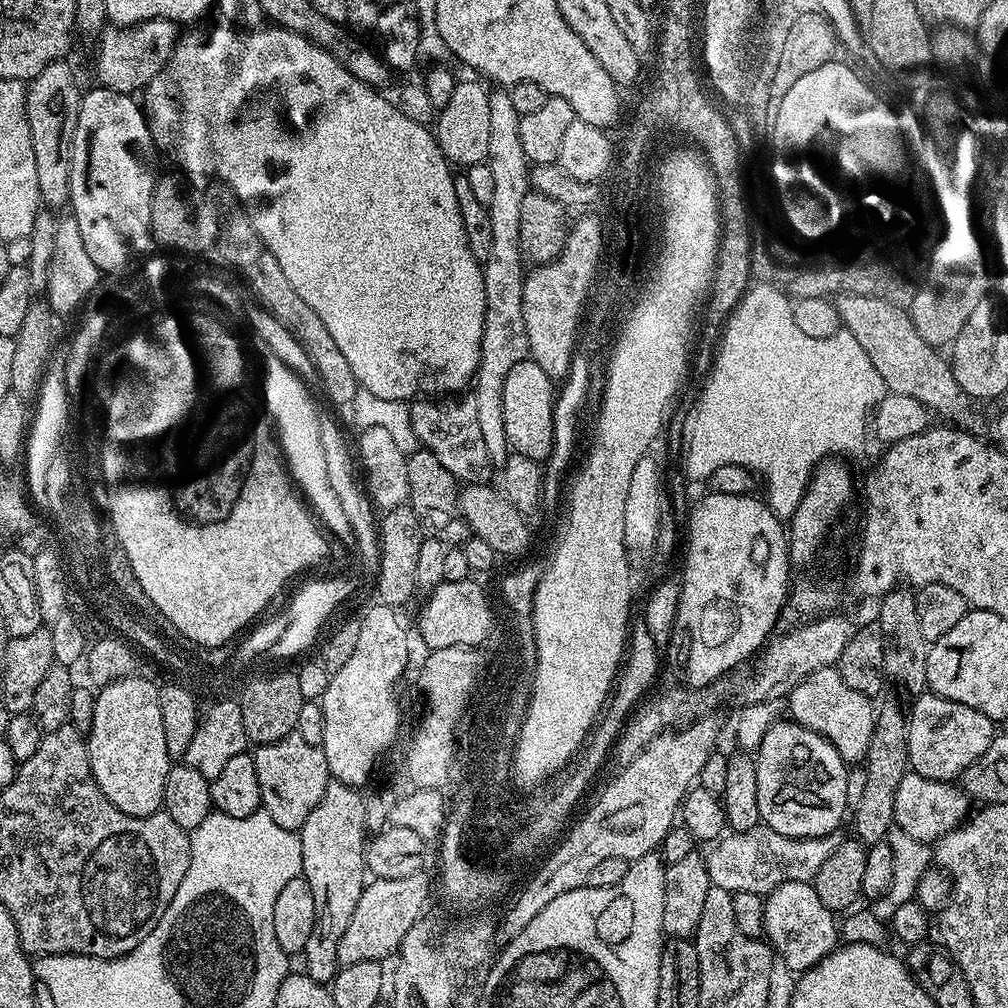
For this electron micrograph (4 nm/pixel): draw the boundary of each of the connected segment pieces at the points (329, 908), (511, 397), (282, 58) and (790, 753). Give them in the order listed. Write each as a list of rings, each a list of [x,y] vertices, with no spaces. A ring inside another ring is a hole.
[[[329,783],[322,802],[310,810],[310,818],[306,818],[304,825],[298,829],[302,842],[302,875],[306,882],[310,882],[316,911],[314,934],[310,934],[310,942],[306,942],[302,953],[303,967],[307,976],[325,986],[331,985],[341,967],[338,942],[342,942],[342,934],[346,934],[346,926],[350,926],[354,906],[358,906],[358,898],[362,898],[366,883],[364,849],[368,828],[364,799],[349,784]]]
[[[532,359],[518,362],[502,390],[502,418],[506,422],[506,438],[511,451],[518,456],[544,462],[552,452],[554,442],[554,381],[548,377],[546,370]]]
[[[232,26],[223,27],[212,28],[209,32],[185,31],[188,33],[185,36],[183,33],[177,39],[176,49],[173,50],[172,56],[166,62],[166,66],[162,66],[160,73],[149,82],[147,88],[143,89],[142,97],[144,96],[144,100],[142,99],[142,107],[145,116],[148,118],[148,129],[152,135],[153,144],[163,155],[165,152],[178,167],[185,168],[186,171],[193,172],[196,176],[212,176],[208,178],[215,178],[219,183],[226,184],[232,189],[232,193],[240,199],[240,205],[246,210],[254,230],[258,230],[258,238],[264,243],[266,251],[274,258],[278,258],[278,266],[282,266],[290,286],[294,286],[294,290],[298,290],[302,302],[306,302],[306,306],[310,306],[310,310],[314,310],[314,314],[318,314],[318,318],[322,318],[322,322],[326,322],[326,330],[330,330],[330,335],[334,337],[334,343],[337,344],[338,350],[342,350],[346,362],[350,362],[350,370],[354,370],[354,378],[359,387],[370,390],[370,394],[378,394],[378,398],[390,398],[391,400],[405,402],[411,402],[417,398],[432,398],[437,394],[463,393],[460,391],[464,387],[465,391],[473,383],[476,367],[480,361],[482,326],[486,322],[486,286],[484,285],[484,270],[481,261],[476,260],[474,254],[470,254],[470,246],[466,242],[466,230],[462,226],[462,214],[458,214],[458,198],[454,194],[454,182],[452,181],[453,169],[450,167],[447,158],[442,154],[435,135],[425,125],[410,122],[410,118],[406,118],[406,114],[402,114],[402,110],[393,101],[391,104],[380,93],[383,91],[377,90],[371,84],[364,84],[358,78],[354,78],[354,74],[350,74],[350,70],[346,70],[346,66],[342,66],[342,62],[338,62],[338,58],[334,58],[329,52],[322,50],[302,34],[275,26],[261,26],[255,30],[237,30]],[[252,156],[256,156],[256,160],[284,160],[284,172],[248,172],[248,160],[252,160]]]
[[[781,719],[772,724],[770,730],[766,730],[766,738],[762,738],[759,748],[754,753],[754,759],[758,770],[758,810],[761,821],[767,827],[795,840],[829,836],[831,832],[841,827],[840,819],[843,818],[844,812],[849,811],[846,802],[846,778],[849,765],[845,764],[838,750],[834,750],[831,742],[822,738],[822,734],[804,728],[791,719]]]

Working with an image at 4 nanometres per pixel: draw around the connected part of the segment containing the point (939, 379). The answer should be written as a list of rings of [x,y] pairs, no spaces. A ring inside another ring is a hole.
[[[850,294],[849,296],[838,296],[834,300],[843,331],[854,334],[854,338],[858,340],[866,355],[872,363],[872,371],[881,375],[885,389],[891,395],[905,396],[906,398],[914,398],[918,403],[927,408],[929,413],[948,418],[949,423],[955,427],[965,431],[975,433],[976,416],[971,408],[970,398],[958,386],[958,382],[952,373],[952,365],[947,359],[944,360],[939,356],[937,349],[933,345],[926,342],[926,338],[922,338],[922,334],[918,334],[918,330],[914,330],[914,322],[911,315],[905,309],[894,306],[890,302],[882,302],[882,298],[874,298],[873,296],[863,296],[862,294]]]

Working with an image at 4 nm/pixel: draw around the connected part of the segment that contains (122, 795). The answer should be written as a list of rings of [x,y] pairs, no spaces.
[[[139,674],[115,680],[96,692],[94,720],[86,733],[88,757],[97,786],[111,804],[131,816],[152,816],[161,811],[164,803],[170,757],[166,750],[166,733],[162,731],[162,710],[158,710],[159,693],[159,687],[155,683],[152,685],[146,677]]]

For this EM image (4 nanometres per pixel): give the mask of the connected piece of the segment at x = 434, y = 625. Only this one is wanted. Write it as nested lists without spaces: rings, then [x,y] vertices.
[[[469,578],[462,582],[445,582],[427,593],[428,601],[420,612],[420,636],[424,639],[425,649],[458,646],[476,648],[494,632],[492,608],[488,596]]]

